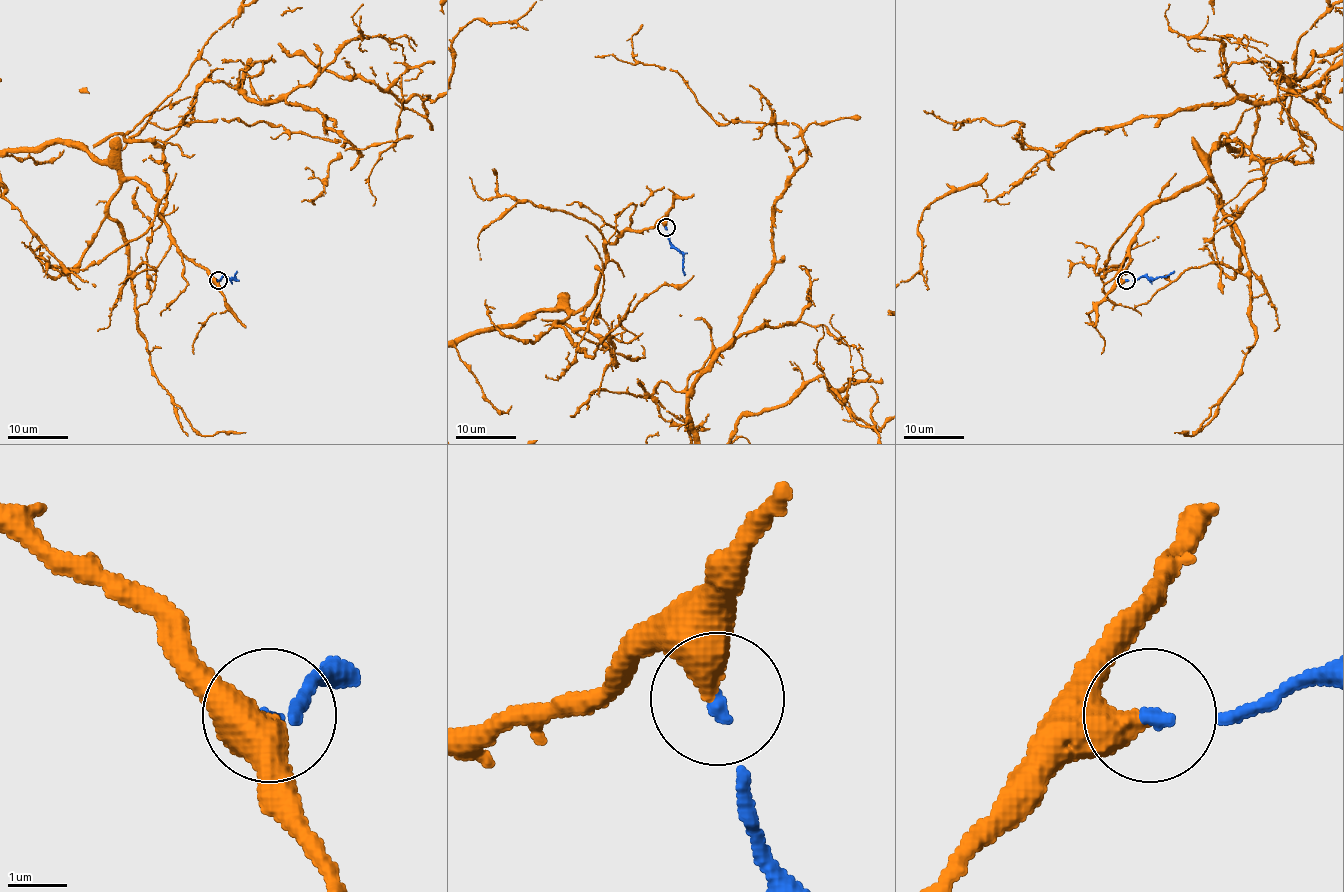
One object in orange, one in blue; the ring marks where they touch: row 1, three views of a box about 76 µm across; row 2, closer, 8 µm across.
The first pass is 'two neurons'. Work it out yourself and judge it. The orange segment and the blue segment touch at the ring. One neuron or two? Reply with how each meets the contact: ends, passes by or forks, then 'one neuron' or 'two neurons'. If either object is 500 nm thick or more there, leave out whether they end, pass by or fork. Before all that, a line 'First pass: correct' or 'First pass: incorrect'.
First pass: incorrect
orange ends; blue ends; one neuron

